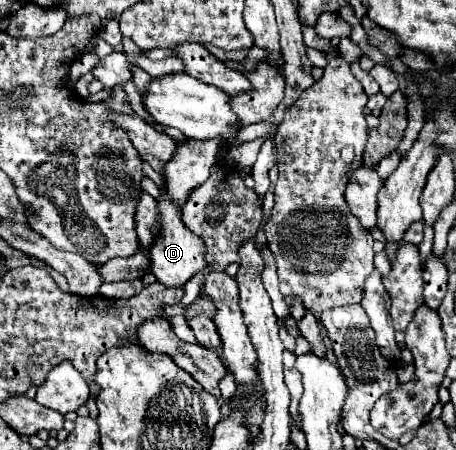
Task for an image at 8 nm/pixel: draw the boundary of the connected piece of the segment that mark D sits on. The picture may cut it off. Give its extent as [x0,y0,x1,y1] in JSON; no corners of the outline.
[149,185,207,287]

